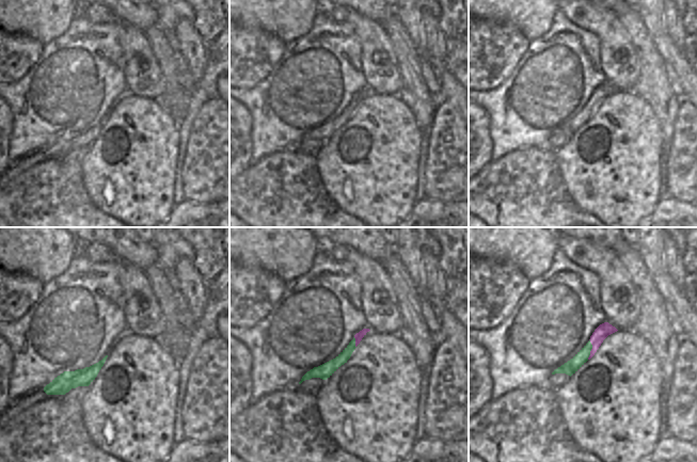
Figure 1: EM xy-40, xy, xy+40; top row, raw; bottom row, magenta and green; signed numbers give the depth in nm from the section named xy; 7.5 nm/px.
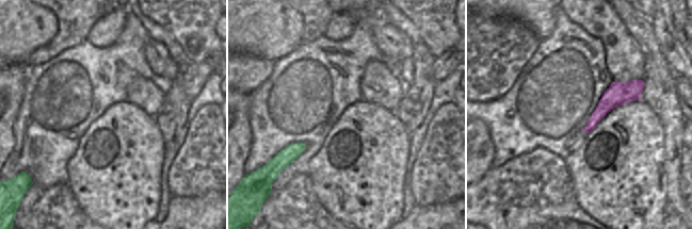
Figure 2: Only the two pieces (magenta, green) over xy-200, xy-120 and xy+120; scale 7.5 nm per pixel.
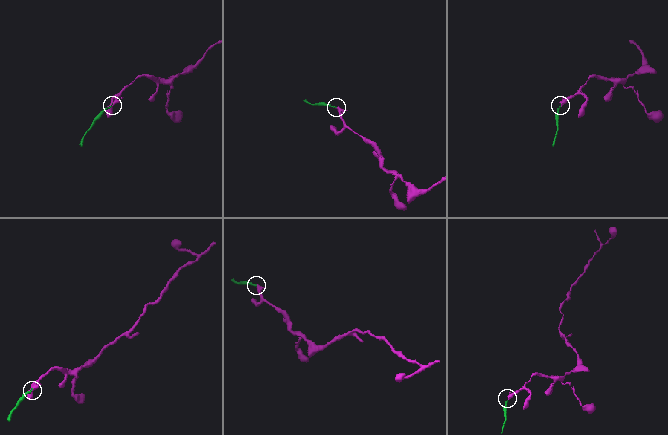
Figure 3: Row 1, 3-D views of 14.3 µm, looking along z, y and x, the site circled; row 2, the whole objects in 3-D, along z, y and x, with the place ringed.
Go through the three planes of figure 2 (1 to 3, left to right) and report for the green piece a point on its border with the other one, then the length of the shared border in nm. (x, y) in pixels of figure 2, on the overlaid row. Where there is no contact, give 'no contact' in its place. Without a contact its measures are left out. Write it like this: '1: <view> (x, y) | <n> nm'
1: no contact
2: no contact
3: no contact

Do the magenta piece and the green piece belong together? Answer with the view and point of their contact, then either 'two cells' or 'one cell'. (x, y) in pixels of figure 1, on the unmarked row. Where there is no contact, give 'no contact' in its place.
meets magenta in xy+40 at (591, 110); one cell

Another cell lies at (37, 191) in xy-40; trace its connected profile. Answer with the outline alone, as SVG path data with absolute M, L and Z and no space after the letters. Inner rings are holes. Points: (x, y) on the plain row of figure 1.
M38 149L10 164L0 175L0 218L11 227L130 227L100 211L91 201L82 180L80 162L65 156L47 156Z

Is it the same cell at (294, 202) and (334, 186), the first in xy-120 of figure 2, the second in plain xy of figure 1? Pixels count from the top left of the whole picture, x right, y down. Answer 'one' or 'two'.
two

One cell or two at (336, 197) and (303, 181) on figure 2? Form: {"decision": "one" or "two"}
{"decision": "two"}

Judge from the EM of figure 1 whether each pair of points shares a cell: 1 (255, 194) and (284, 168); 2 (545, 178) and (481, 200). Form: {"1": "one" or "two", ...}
{"1": "one", "2": "one"}

